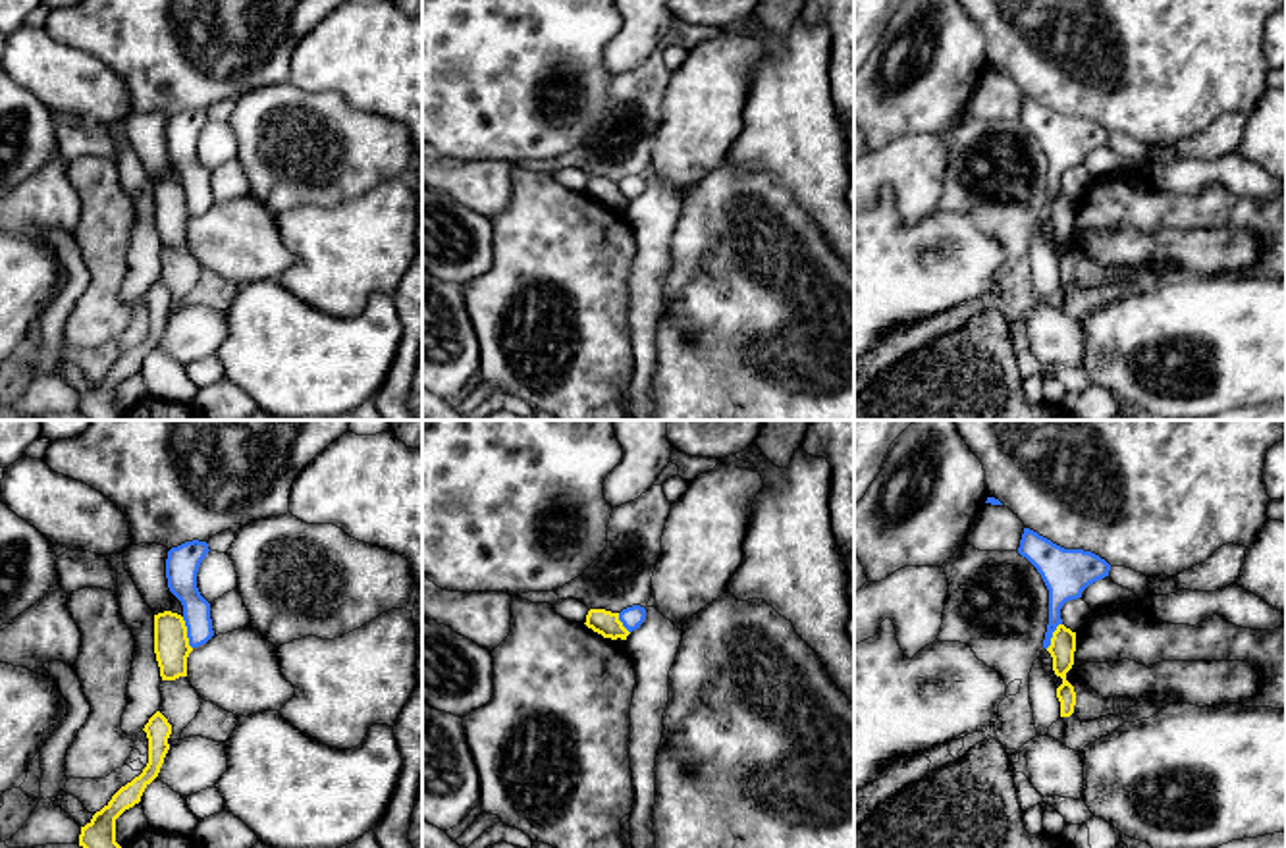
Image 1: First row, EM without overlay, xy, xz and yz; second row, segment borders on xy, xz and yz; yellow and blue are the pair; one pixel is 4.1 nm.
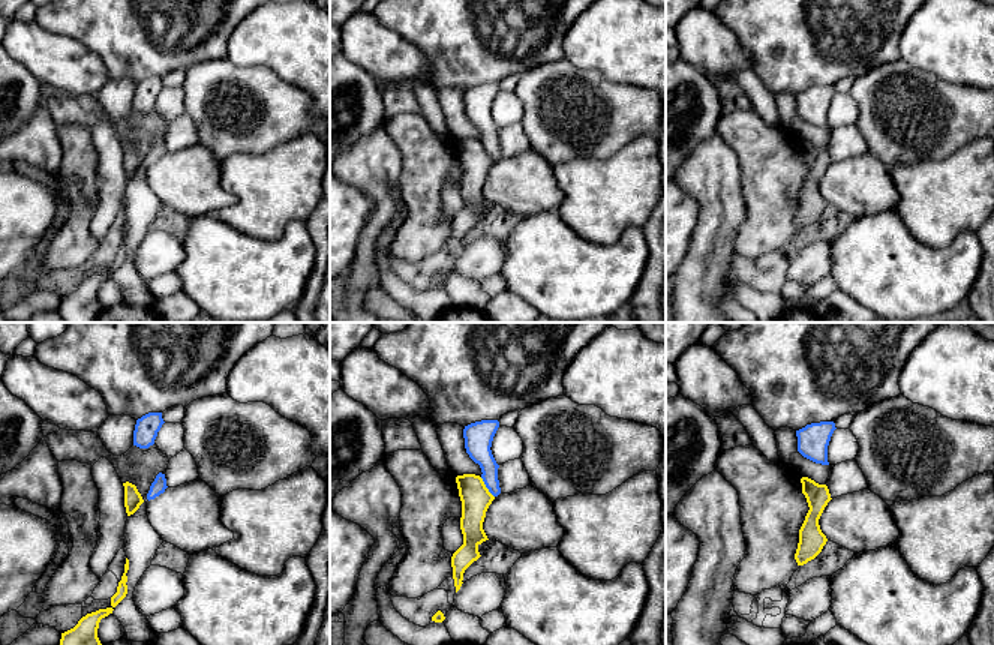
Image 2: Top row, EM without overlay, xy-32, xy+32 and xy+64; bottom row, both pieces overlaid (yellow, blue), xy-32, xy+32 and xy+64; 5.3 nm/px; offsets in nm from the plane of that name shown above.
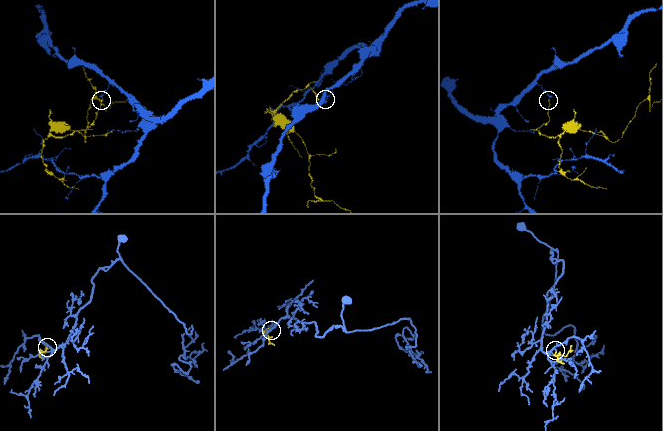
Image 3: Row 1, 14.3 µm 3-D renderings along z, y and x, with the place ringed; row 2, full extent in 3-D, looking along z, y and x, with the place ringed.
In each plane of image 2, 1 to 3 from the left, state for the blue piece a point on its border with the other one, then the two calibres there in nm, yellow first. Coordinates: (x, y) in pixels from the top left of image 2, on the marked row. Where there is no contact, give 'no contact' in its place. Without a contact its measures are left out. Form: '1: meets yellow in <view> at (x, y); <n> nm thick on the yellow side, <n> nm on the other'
1: no contact
2: meets yellow in xy+32 at (486, 488); 160 nm thick on the yellow side, 140 nm on the other
3: no contact

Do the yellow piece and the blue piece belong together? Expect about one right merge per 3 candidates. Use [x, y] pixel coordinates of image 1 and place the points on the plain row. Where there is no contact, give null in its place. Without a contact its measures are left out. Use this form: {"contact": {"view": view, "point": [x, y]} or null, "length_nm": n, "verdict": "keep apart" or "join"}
{"contact": {"view": "xy", "point": [186, 201]}, "length_nm": 140, "verdict": "keep apart"}

